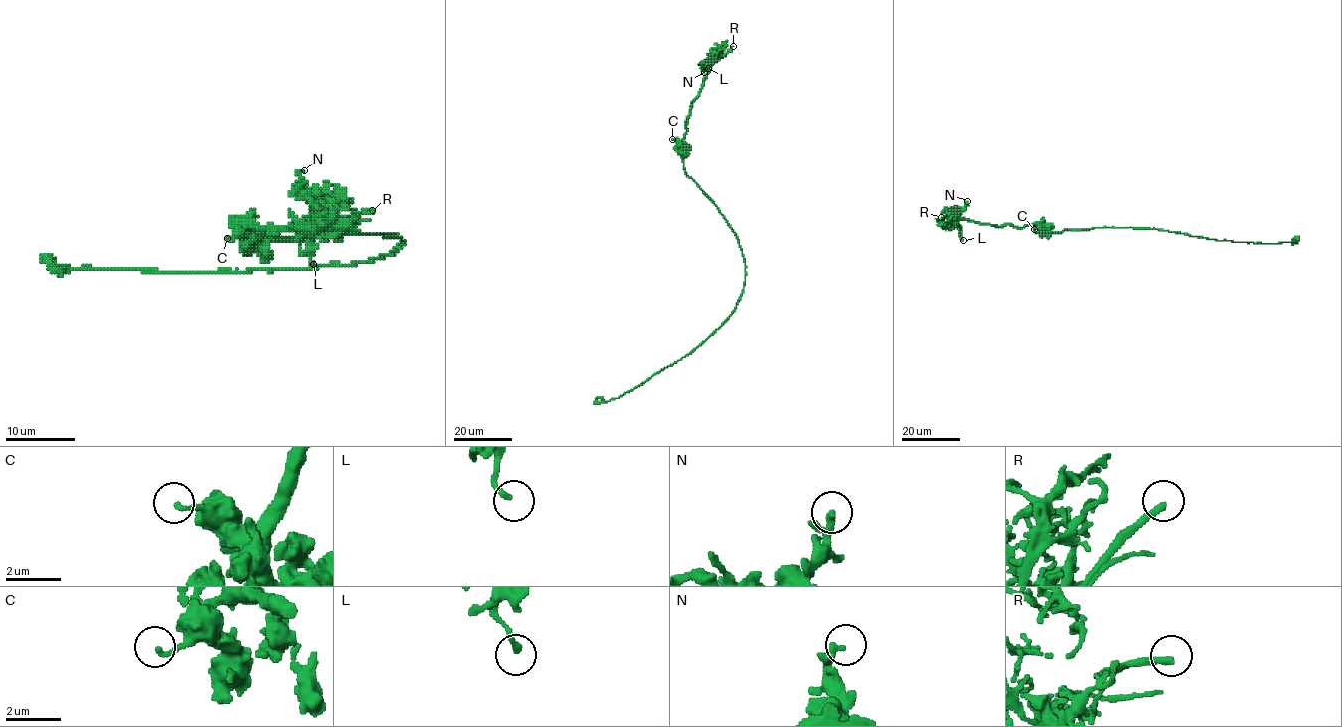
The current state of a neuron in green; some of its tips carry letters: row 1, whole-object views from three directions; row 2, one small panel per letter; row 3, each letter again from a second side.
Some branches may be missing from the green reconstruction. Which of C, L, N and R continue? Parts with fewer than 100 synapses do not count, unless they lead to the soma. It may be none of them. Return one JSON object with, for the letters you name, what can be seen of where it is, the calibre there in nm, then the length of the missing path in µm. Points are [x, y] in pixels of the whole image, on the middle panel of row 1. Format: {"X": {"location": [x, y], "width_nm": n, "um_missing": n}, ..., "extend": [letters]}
{"R": {"location": [733, 46], "width_nm": 260, "um_missing": 60}, "extend": ["R"]}

